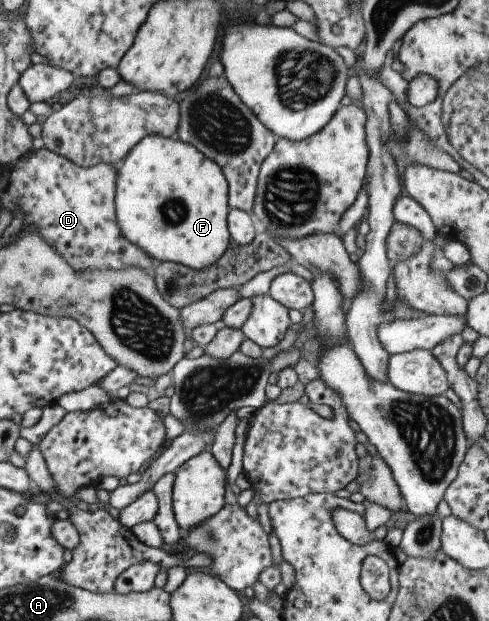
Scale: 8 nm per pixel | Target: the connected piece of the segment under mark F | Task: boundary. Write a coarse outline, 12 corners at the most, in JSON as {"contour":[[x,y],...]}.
{"contour":[[152,134],[117,165],[122,235],[157,263],[231,243],[222,168]]}

